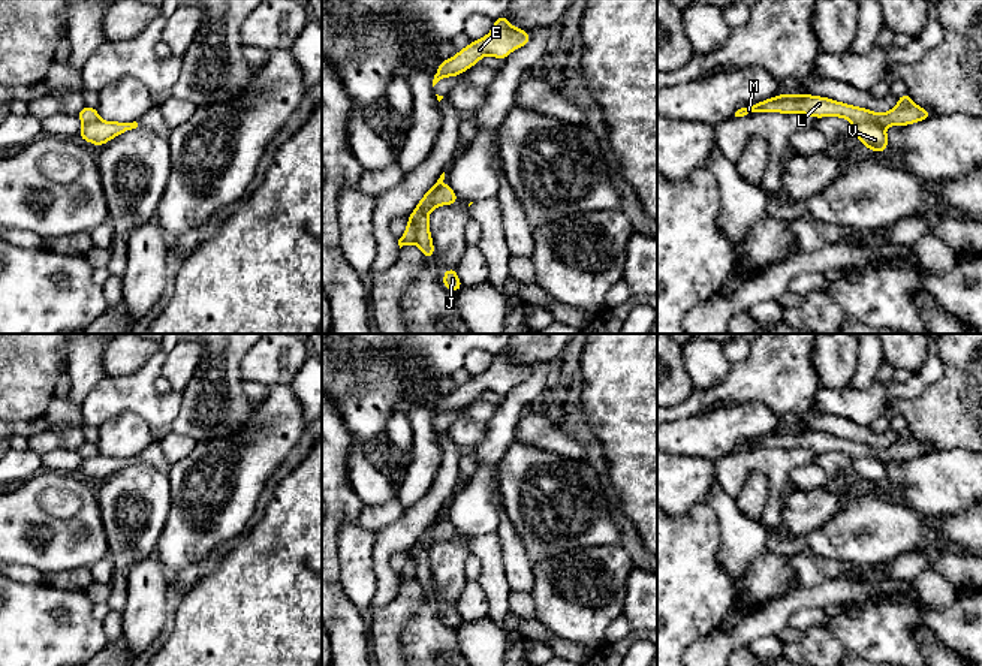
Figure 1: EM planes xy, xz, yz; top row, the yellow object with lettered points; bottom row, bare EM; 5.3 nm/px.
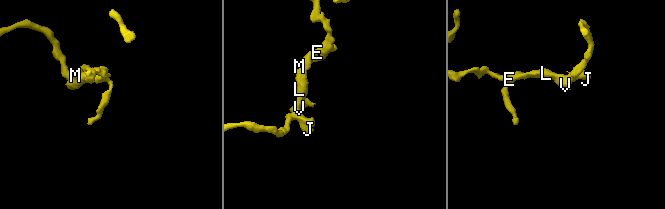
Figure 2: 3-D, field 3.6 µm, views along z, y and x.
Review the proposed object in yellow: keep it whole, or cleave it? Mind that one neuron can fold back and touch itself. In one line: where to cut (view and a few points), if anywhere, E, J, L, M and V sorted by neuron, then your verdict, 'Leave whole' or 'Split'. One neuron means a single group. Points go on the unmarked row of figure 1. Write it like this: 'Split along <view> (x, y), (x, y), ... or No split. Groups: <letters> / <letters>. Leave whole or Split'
Split along xz (442, 518), (424, 539), (422, 547), (425, 550). Groups: E J L M / V. Split

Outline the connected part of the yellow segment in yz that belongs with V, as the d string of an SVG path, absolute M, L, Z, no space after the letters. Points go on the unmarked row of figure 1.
M873 456L853 458L852 468L870 486L885 488L888 482L888 470L885 462Z

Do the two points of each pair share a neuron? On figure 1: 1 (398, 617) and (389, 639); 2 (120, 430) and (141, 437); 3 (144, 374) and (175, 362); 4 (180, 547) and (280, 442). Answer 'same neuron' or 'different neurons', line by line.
1: same neuron
2: same neuron
3: different neurons
4: same neuron

